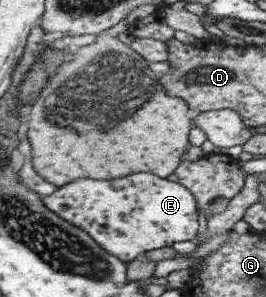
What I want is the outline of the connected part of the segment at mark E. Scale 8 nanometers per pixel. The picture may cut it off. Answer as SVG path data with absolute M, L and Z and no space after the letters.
M129 174L115 180L91 180L77 178L59 186L51 194L43 196L45 208L49 208L62 220L86 232L107 254L128 263L148 250L170 246L172 242L192 240L197 236L197 210L193 195L178 182L157 178L155 174Z

